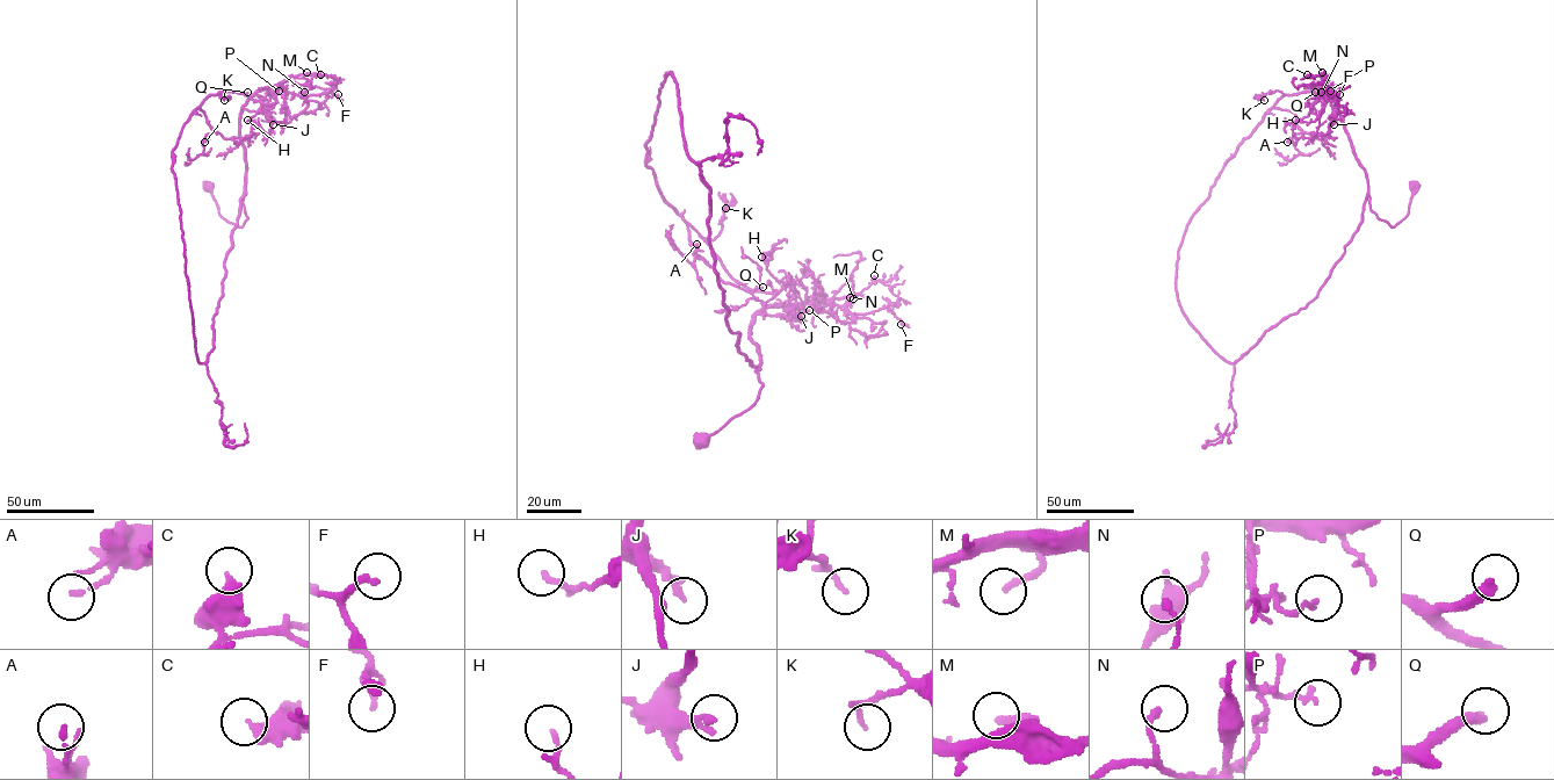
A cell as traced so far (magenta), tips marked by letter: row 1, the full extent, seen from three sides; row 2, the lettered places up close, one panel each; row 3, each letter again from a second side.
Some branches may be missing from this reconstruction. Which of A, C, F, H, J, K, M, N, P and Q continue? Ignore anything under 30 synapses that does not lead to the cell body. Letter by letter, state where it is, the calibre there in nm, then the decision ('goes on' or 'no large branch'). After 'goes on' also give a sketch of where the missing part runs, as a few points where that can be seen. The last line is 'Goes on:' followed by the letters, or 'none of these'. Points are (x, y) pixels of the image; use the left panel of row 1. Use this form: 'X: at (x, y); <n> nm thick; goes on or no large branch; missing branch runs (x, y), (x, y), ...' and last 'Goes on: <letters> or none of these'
A: at (204, 142); 160 nm thick; no large branch
C: at (320, 74); 400 nm thick; no large branch
F: at (338, 94); 220 nm thick; no large branch
H: at (247, 120); 150 nm thick; no large branch
J: at (273, 124); 140 nm thick; no large branch
K: at (224, 100); 110 nm thick; no large branch
M: at (306, 72); 240 nm thick; no large branch
N: at (304, 92); 190 nm thick; no large branch
P: at (279, 91); 180 nm thick; no large branch
Q: at (247, 92); 320 nm thick; goes on; missing branch runs (247, 92), (247, 95), (243, 94), (250, 88), (279, 88)
Goes on: Q

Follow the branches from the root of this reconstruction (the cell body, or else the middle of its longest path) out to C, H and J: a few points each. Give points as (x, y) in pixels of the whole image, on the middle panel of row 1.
C: (701, 438), (757, 399), (759, 354), (750, 323), (758, 312), (859, 294), (874, 275)
H: (701, 438), (757, 399), (753, 317), (808, 300), (797, 280), (779, 281), (761, 257)
J: (701, 438), (757, 399), (761, 383), (756, 372), (759, 348), (750, 339), (753, 317), (801, 316)

